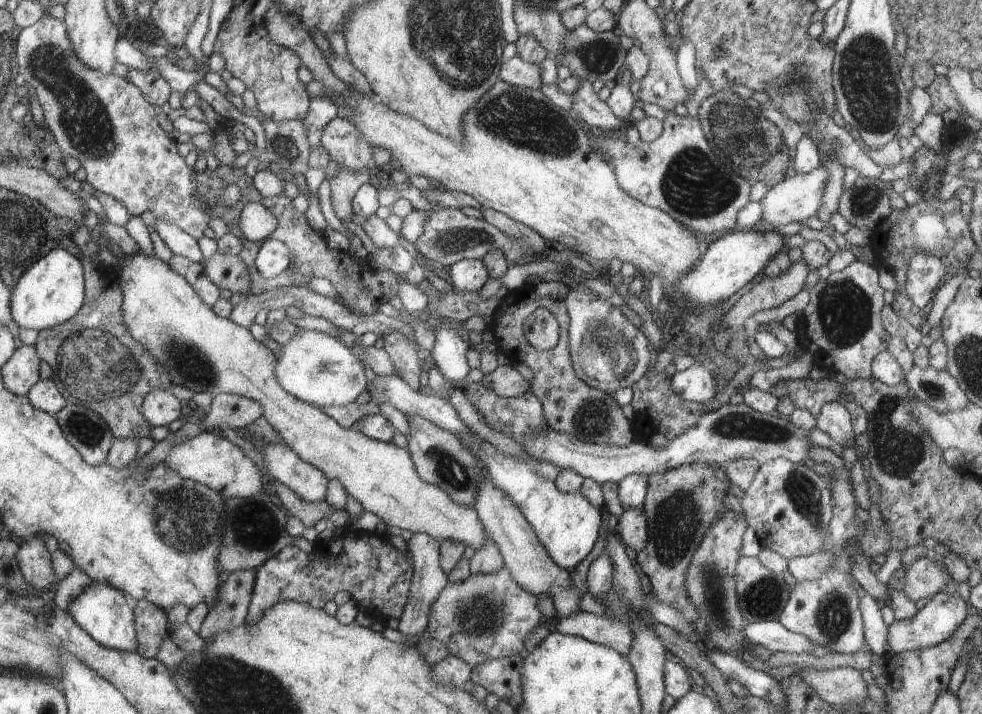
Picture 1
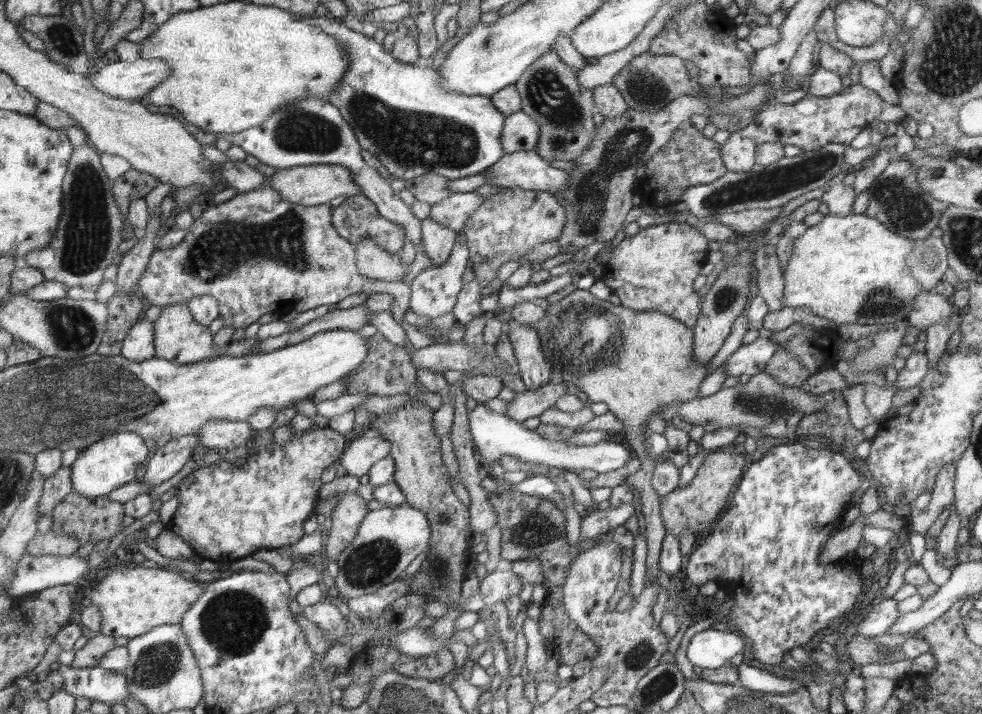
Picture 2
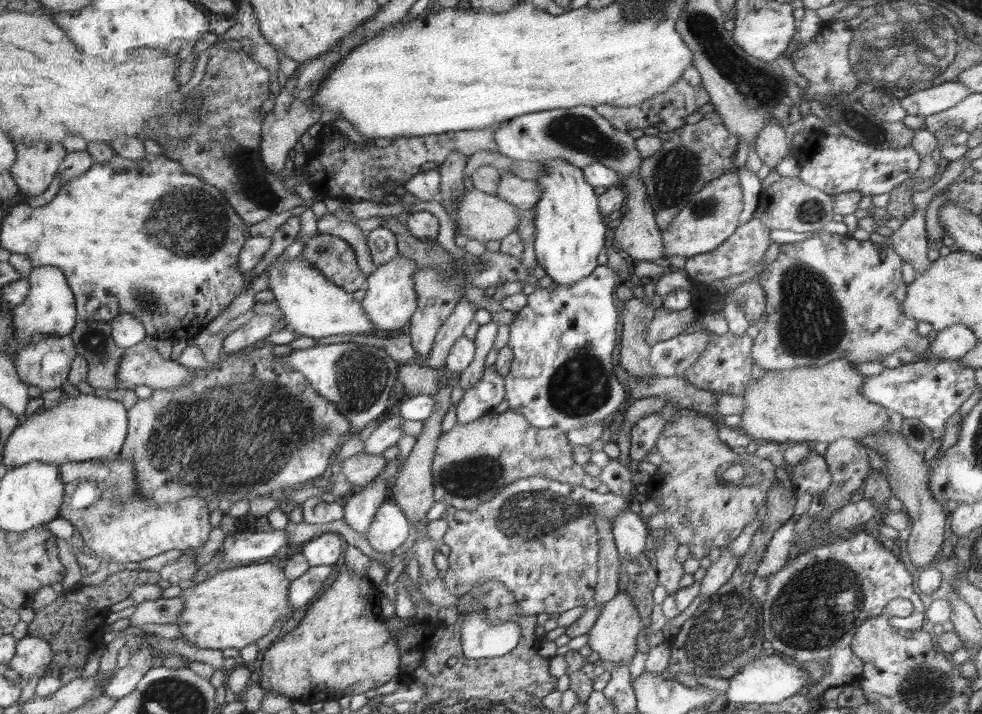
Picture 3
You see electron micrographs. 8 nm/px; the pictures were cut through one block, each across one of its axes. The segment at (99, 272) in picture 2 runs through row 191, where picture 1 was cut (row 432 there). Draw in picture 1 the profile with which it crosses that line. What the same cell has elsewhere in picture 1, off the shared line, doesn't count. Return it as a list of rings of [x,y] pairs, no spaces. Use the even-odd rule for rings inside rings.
[[[70,402],[55,416],[70,444],[90,465],[95,467],[106,462],[115,438],[103,417],[84,404]]]

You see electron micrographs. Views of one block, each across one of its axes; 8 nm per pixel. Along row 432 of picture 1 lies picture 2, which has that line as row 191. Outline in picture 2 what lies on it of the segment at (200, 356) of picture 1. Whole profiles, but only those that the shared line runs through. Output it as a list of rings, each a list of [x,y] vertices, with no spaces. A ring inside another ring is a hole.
[[[332,164],[277,169],[276,173],[270,176],[270,184],[282,194],[283,198],[286,198],[286,202],[302,204],[302,206],[330,204],[330,201],[338,196],[350,197],[362,193],[348,167]]]

